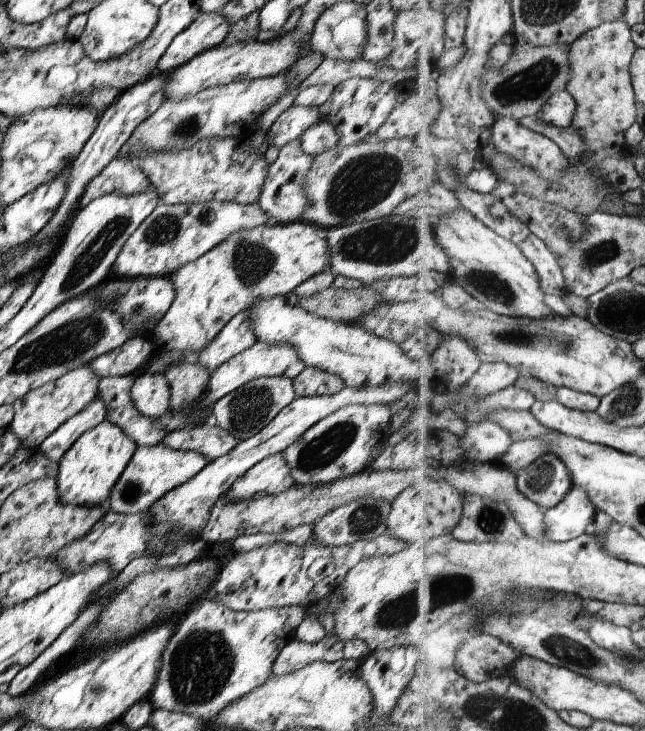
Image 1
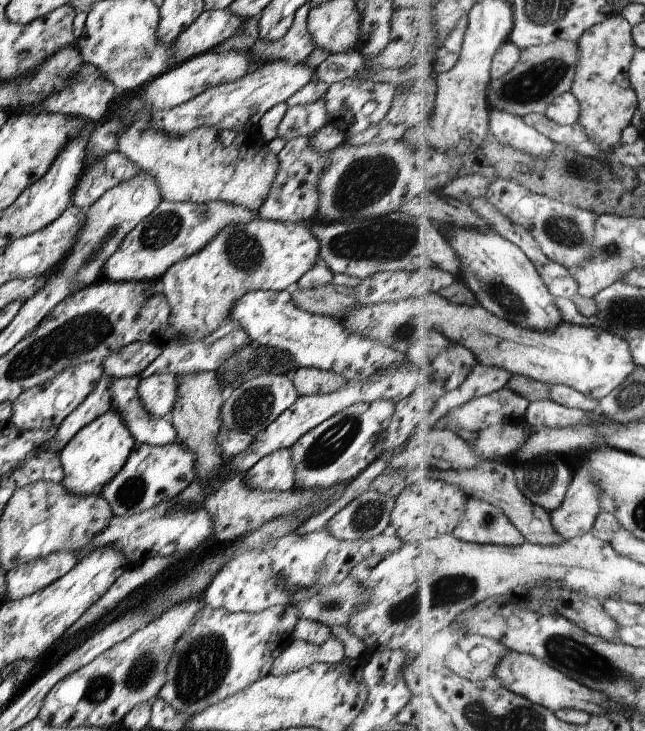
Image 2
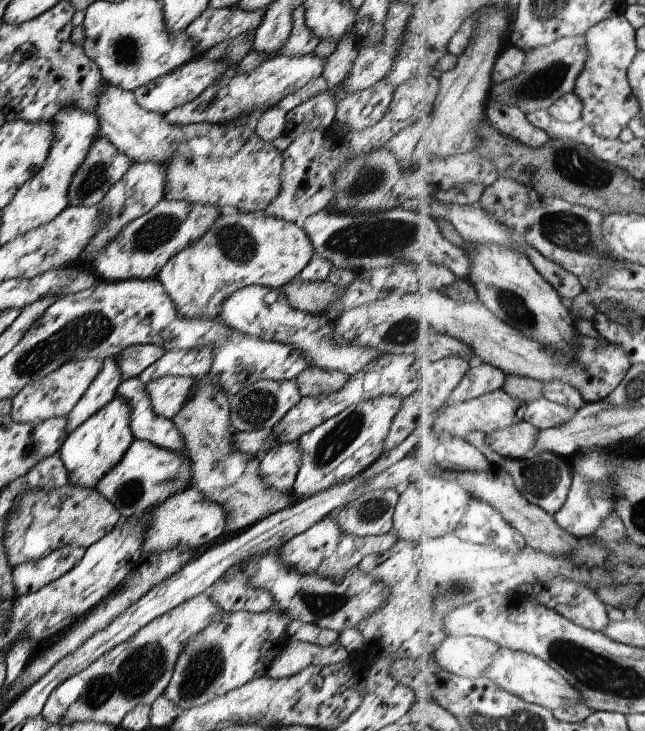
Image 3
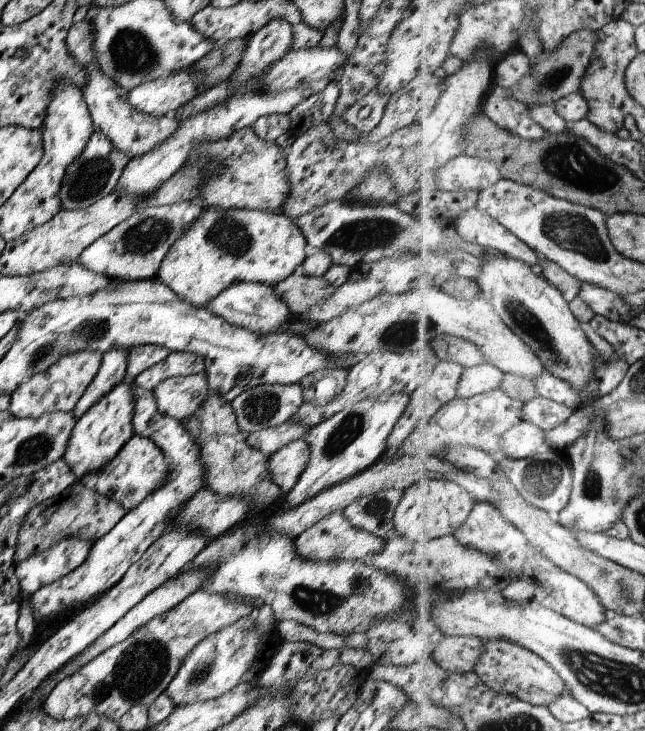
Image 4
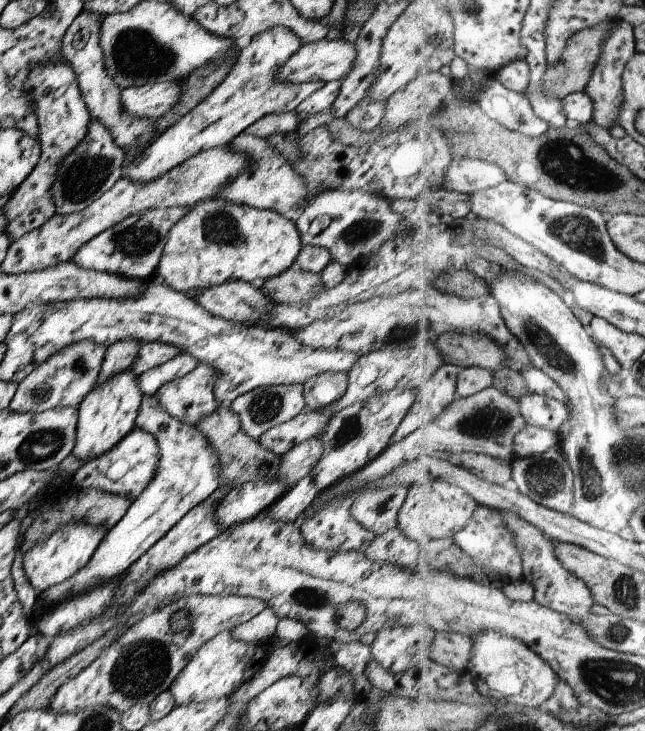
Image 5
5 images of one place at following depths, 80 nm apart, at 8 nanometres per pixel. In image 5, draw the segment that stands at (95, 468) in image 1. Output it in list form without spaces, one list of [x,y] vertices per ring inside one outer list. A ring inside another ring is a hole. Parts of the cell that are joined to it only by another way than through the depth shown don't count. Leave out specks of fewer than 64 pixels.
[[[128,369],[108,378],[103,384],[95,386],[77,406],[75,436],[70,455],[83,466],[111,450],[135,428],[134,420],[141,397],[136,377]]]

